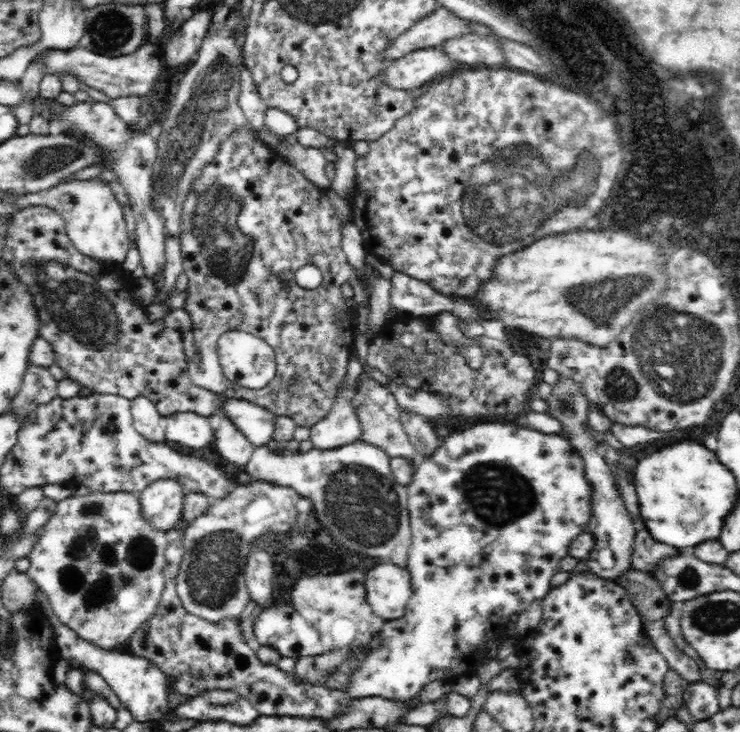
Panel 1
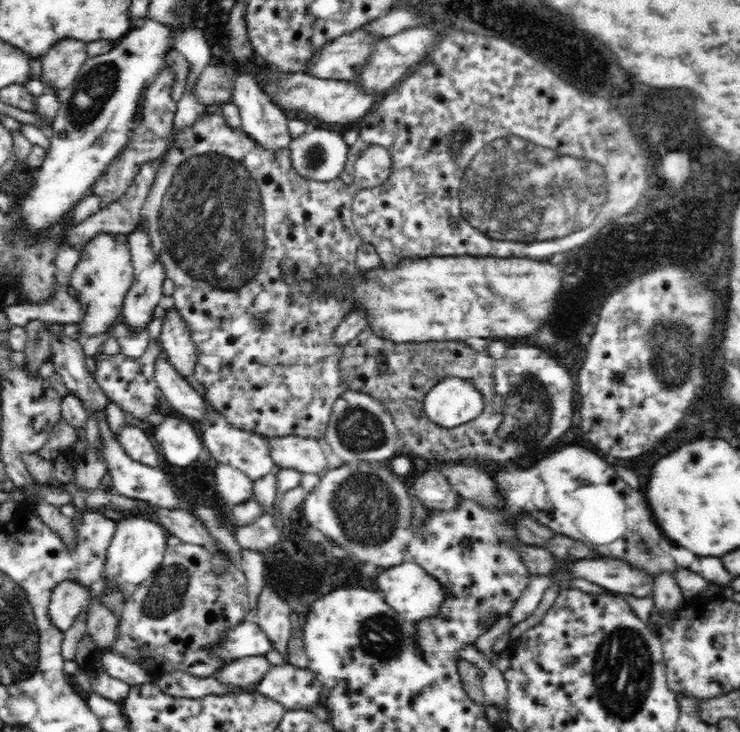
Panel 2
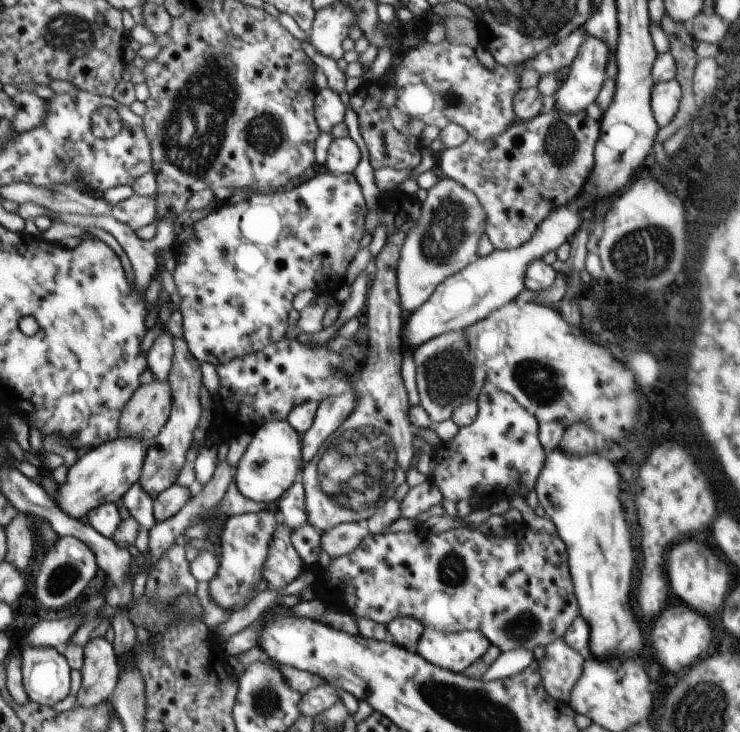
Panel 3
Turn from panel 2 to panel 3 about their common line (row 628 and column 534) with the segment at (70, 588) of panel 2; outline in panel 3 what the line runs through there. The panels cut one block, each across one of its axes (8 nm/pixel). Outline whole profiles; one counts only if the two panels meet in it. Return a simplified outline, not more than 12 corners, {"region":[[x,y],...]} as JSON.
{"region":[[588,34],[488,70],[475,49],[424,41],[389,71],[396,106],[476,140],[518,120],[519,74],[570,68]]}

